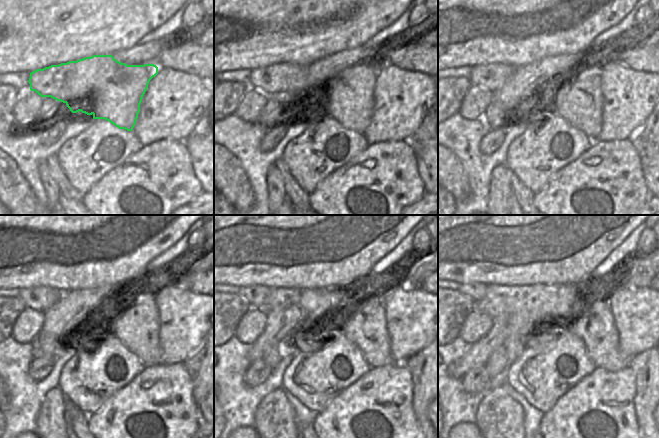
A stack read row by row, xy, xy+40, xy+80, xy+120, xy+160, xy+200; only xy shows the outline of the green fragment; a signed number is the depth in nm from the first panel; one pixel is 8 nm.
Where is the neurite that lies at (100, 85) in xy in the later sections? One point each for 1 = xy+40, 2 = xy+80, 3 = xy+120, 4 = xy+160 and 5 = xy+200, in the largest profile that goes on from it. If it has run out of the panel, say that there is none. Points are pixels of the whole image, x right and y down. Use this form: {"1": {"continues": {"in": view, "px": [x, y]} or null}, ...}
{"1": {"continues": {"in": "xy+40", "px": [350, 98]}}, "2": {"continues": {"in": "xy+80", "px": [579, 101]}}, "3": {"continues": {"in": "xy+120", "px": [137, 326]}}, "4": {"continues": {"in": "xy+160", "px": [366, 328]}}, "5": {"continues": {"in": "xy+200", "px": [595, 327]}}}

